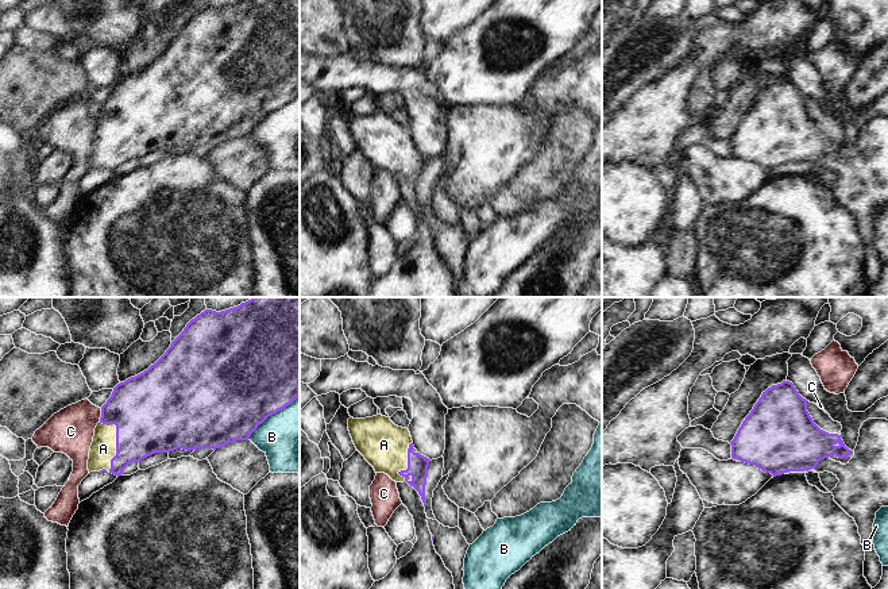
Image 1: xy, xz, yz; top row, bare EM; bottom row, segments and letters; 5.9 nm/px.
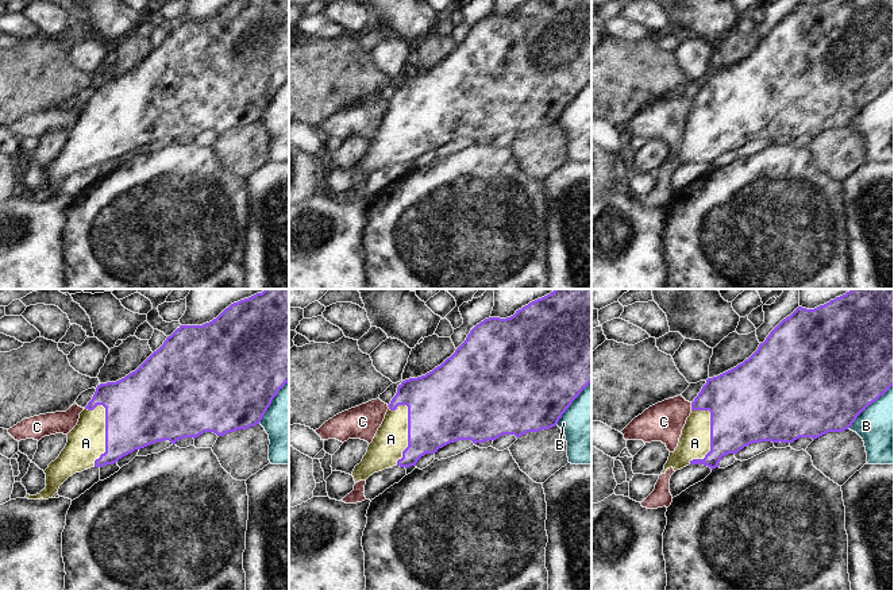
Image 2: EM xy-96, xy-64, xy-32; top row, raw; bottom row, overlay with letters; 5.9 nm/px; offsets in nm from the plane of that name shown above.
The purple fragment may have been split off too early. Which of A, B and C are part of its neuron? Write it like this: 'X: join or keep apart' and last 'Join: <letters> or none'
A: join
B: keep apart
C: keep apart
Join: A

